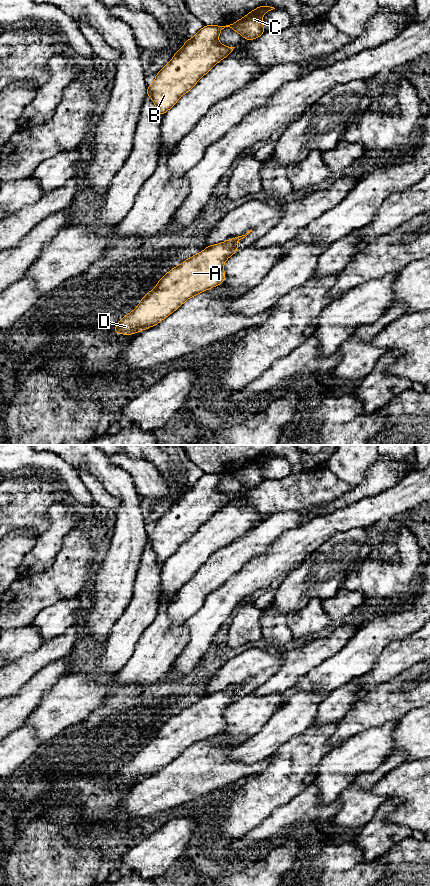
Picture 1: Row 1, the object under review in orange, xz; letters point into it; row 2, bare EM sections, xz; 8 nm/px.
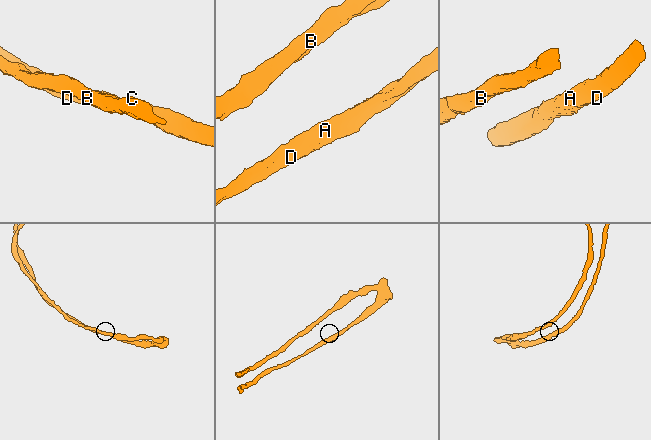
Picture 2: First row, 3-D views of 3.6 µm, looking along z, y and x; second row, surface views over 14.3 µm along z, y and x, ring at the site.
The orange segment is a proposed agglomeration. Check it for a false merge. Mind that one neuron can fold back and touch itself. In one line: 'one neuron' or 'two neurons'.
one neuron

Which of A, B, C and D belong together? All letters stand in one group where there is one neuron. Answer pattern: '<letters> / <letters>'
A B C D

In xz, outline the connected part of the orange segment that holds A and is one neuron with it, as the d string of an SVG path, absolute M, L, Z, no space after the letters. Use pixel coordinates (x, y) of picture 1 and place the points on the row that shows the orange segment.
M251 231L207 246L201 253L172 268L139 305L115 325L113 332L131 335L155 326L190 297L220 285L226 277L223 269L225 261L238 251L237 243Z

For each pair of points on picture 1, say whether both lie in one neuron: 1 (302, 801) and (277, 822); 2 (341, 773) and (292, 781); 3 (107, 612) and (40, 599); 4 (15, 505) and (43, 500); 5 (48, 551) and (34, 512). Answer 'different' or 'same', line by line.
1: same
2: different
3: different
4: same
5: different

